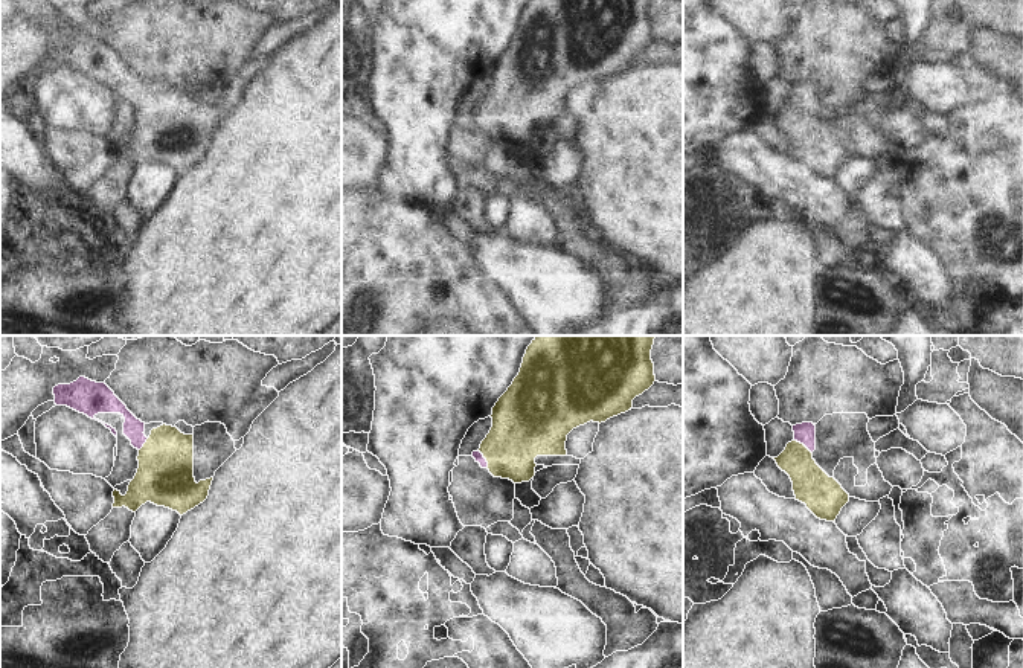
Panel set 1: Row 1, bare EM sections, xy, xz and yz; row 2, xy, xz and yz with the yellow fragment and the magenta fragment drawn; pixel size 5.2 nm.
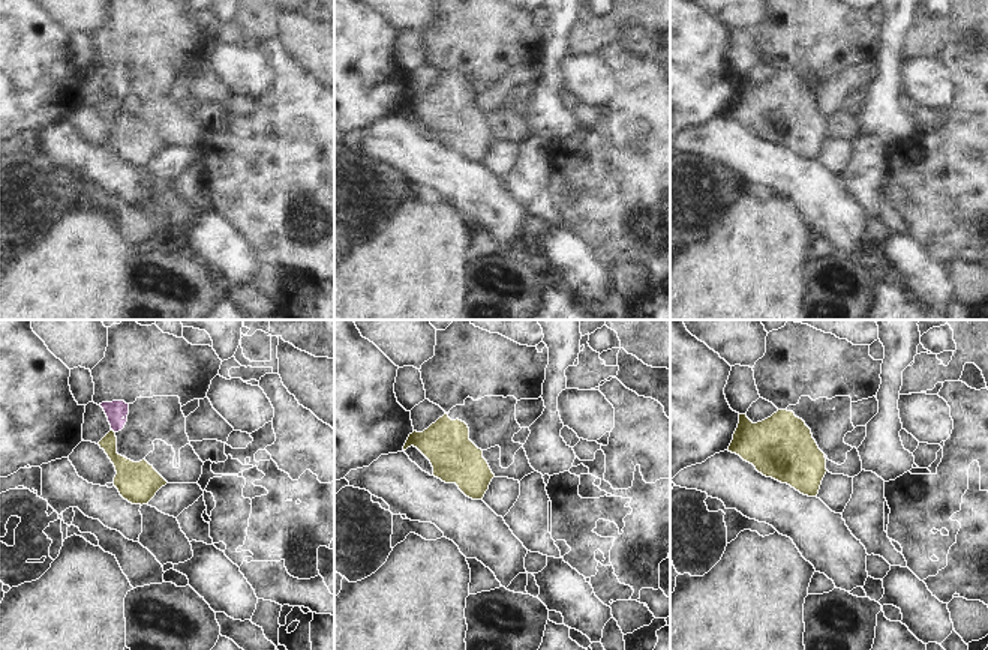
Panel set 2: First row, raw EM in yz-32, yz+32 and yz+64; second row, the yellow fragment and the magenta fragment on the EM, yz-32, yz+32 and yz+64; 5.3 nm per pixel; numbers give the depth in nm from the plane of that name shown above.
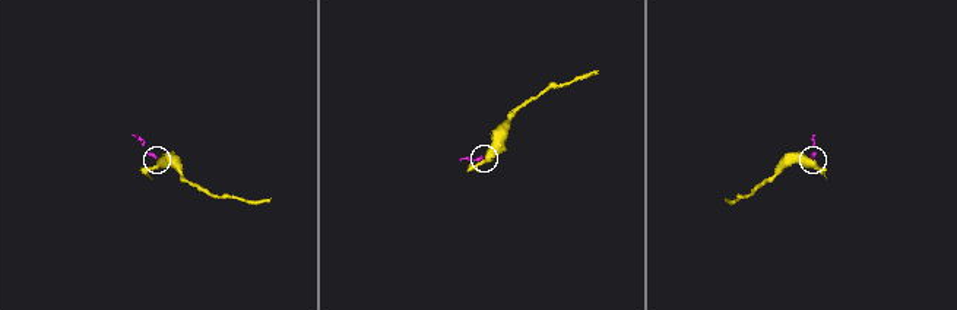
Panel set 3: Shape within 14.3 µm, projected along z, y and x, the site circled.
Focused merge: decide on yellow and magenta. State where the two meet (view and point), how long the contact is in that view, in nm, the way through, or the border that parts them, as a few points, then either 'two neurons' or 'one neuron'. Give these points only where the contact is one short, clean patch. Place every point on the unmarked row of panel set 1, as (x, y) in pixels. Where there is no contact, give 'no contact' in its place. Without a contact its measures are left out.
meets yellow in xz at (485, 116); contact 110 nm long; runs through xz (522, 87), (497, 112), (485, 116), (479, 116); one neuron

